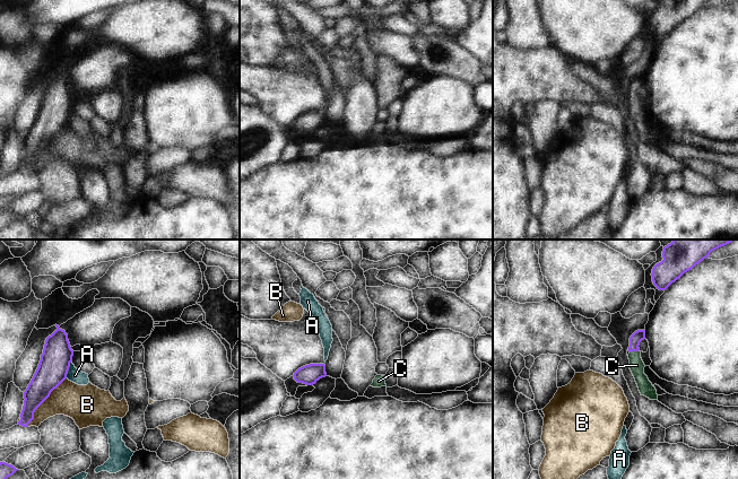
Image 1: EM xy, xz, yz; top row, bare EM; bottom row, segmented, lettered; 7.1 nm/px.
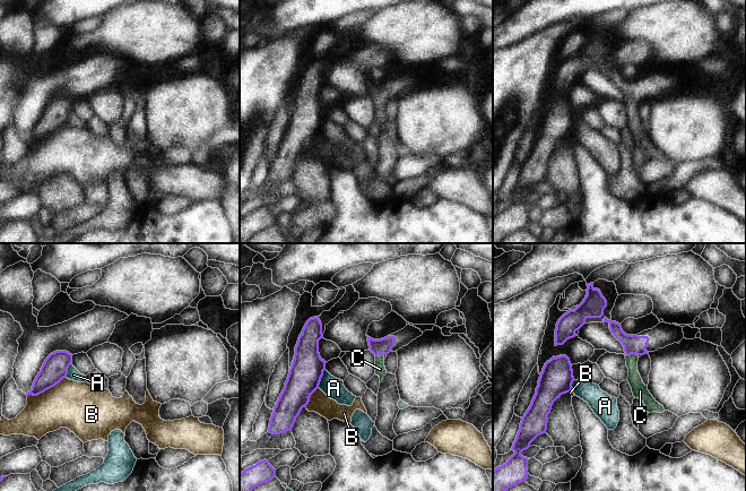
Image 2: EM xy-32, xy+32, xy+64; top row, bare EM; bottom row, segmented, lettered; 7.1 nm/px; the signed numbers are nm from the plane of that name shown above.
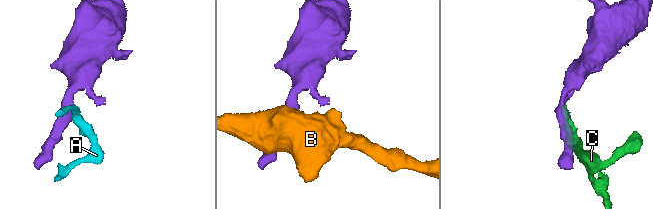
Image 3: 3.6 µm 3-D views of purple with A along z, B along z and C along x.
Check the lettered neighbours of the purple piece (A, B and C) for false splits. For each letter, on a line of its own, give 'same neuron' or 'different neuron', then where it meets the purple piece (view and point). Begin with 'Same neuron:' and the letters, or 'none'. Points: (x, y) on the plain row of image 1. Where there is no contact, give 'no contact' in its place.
Same neuron: C
A: different neuron | xy (68, 116)
B: different neuron | xy (43, 148)
C: same neuron | yz (634, 97)

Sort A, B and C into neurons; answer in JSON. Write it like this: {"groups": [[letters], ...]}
{"groups": [["A"], ["B"], ["C"]]}

